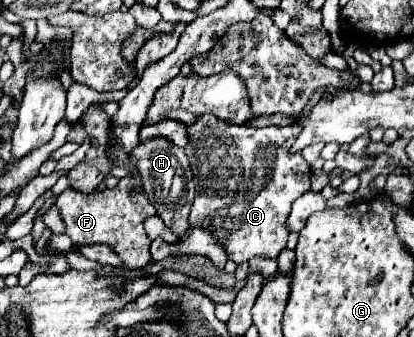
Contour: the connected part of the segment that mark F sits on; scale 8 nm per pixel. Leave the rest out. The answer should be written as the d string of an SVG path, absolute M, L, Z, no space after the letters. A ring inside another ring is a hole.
M138 171L120 179L120 183L114 189L104 189L92 195L66 189L56 199L56 205L66 223L66 235L74 241L74 245L104 243L118 253L118 257L124 261L128 269L140 269L150 263L150 239L142 223L146 217L150 217L150 211L154 211L154 207L144 195Z

